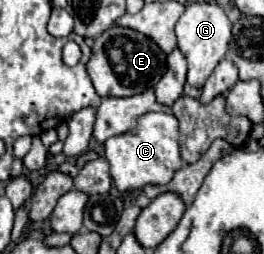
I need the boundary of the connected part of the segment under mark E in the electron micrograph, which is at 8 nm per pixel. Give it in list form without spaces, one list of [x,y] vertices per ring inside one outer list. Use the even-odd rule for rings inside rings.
[[[112,26],[94,40],[92,56],[90,56],[90,62],[86,64],[86,70],[94,82],[96,92],[102,98],[104,96],[132,96],[148,88],[154,88],[160,76],[164,74],[164,64],[166,64],[164,52],[150,38],[130,28]]]

